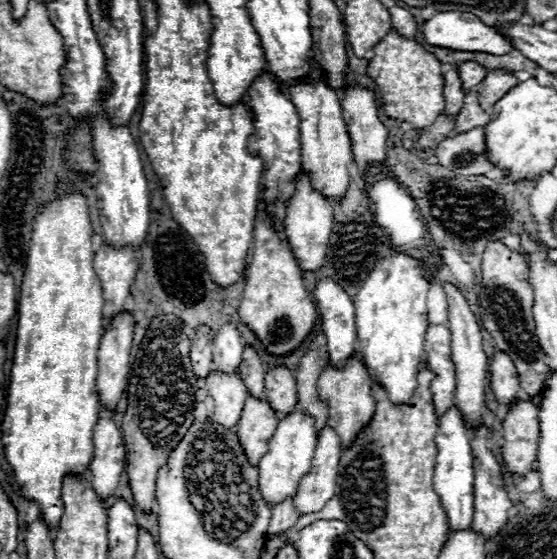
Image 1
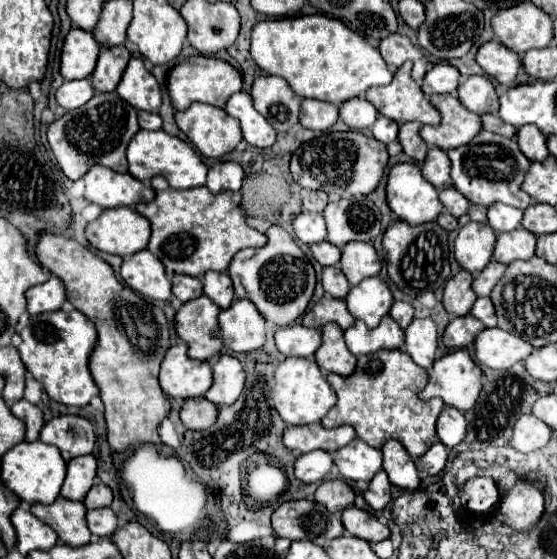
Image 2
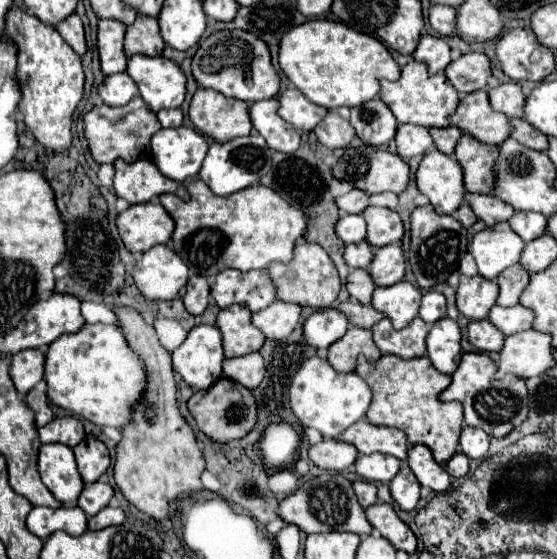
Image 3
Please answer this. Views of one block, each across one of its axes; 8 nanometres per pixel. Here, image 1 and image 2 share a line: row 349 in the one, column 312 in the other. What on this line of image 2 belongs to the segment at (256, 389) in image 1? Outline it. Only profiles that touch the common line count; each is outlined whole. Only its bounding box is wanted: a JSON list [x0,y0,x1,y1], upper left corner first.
[310,242,342,266]

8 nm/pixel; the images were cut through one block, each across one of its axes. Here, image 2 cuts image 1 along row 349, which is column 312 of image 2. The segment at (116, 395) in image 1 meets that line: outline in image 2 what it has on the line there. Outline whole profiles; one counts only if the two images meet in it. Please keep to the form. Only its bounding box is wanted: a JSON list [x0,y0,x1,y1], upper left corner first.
[300,98,340,132]

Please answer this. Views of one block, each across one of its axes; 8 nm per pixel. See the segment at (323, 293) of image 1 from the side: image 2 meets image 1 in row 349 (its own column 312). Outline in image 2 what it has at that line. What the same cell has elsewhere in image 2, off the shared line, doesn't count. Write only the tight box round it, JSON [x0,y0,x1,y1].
[276,324,322,358]

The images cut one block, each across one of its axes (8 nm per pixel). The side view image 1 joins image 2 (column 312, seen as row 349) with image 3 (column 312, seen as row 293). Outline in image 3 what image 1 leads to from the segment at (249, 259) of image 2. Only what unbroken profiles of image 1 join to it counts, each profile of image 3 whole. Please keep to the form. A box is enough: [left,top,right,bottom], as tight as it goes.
[268,244,340,308]

